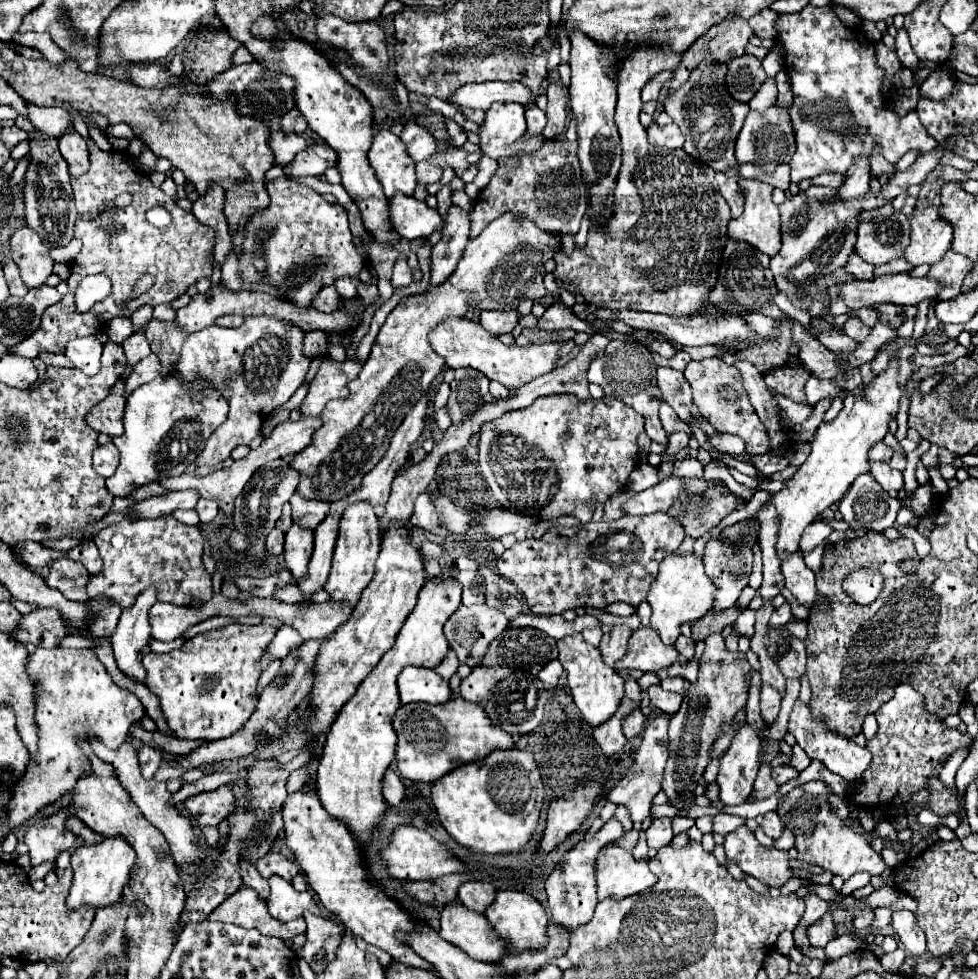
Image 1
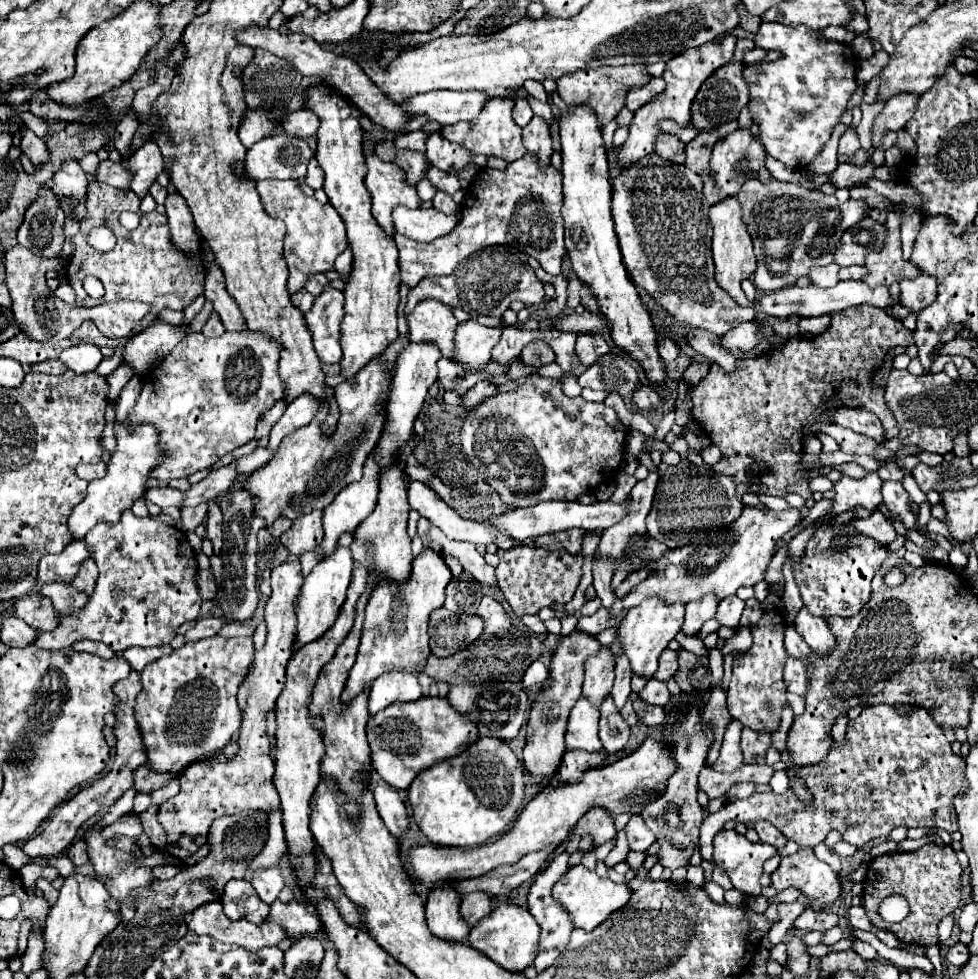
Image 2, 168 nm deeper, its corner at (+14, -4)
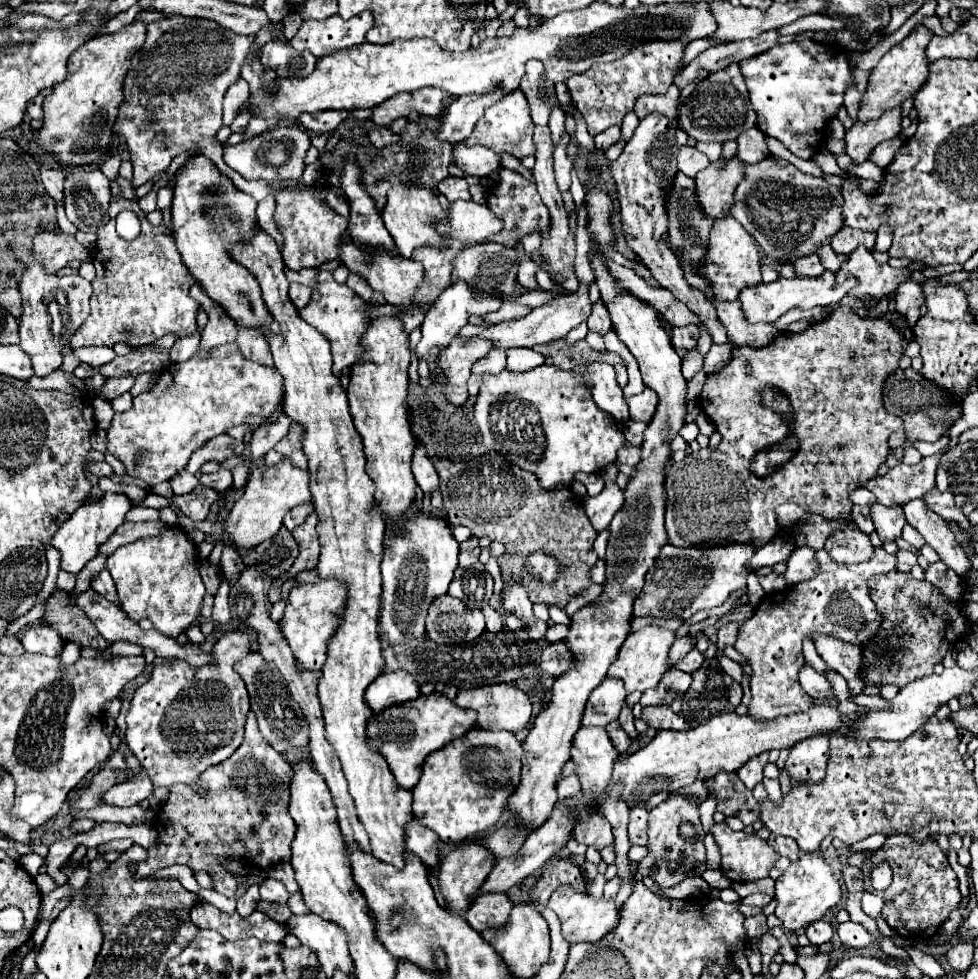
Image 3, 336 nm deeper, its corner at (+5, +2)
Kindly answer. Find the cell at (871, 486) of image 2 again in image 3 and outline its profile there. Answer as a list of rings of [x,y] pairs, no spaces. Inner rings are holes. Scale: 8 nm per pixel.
[[[874,504],[870,506],[874,512],[874,524],[876,524],[876,532],[882,538],[882,542],[892,542],[896,538],[900,538],[902,528],[906,524],[904,512],[900,506],[894,508],[886,508],[882,504]]]

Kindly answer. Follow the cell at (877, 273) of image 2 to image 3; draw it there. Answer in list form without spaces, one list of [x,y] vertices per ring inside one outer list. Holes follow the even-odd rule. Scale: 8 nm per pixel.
[[[858,246],[854,252],[848,254],[848,258],[842,262],[840,270],[836,272],[836,282],[842,284],[848,276],[858,280],[858,286],[848,292],[848,296],[860,300],[860,302],[878,302],[888,292],[894,292],[902,282],[910,278],[910,270],[902,268],[896,270],[890,264],[878,264],[866,248]]]

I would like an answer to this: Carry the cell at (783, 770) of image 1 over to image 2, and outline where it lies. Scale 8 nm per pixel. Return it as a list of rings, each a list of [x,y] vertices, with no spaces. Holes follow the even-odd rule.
[[[739,782],[739,784],[731,786],[729,800],[733,800],[733,798],[747,798],[747,796],[751,796],[755,792],[755,788],[757,788],[757,784],[753,784],[753,782]]]

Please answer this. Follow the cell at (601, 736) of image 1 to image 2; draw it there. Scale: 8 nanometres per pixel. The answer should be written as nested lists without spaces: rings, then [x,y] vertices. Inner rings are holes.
[[[567,750],[563,756],[563,762],[559,766],[561,782],[575,782],[581,780],[581,774],[585,770],[597,768],[607,758],[607,750],[599,752],[585,752],[585,750]]]

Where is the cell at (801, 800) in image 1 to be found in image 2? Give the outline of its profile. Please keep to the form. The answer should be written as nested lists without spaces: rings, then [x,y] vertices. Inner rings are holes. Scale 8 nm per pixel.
[[[801,848],[797,854],[791,854],[791,856],[785,856],[781,858],[781,864],[779,868],[771,874],[771,886],[775,890],[785,890],[789,886],[795,886],[801,890],[801,894],[813,898],[815,910],[821,908],[821,904],[833,904],[841,892],[841,874],[835,872],[829,864],[821,862],[815,854],[813,854],[813,848]]]

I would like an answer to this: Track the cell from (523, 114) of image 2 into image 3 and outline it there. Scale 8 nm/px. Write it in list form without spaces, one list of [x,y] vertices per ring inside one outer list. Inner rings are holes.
[[[530,60],[526,64],[526,74],[522,78],[520,90],[528,98],[534,124],[546,126],[552,106],[558,102],[558,98],[556,98],[554,82],[542,78],[542,74],[544,74],[544,64],[540,60]]]

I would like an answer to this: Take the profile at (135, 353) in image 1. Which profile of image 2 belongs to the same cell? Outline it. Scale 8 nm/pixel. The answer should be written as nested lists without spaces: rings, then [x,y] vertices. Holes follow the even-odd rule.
[[[121,364],[119,368],[115,368],[115,370],[107,376],[107,382],[109,382],[109,386],[111,386],[109,398],[117,398],[119,392],[121,392],[121,388],[133,378],[133,374],[135,374],[135,372],[131,370],[129,364]]]

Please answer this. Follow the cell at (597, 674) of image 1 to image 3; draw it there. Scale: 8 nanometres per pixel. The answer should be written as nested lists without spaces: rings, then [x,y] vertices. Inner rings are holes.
[[[580,728],[574,736],[570,760],[576,764],[574,774],[578,776],[582,790],[592,796],[602,796],[604,788],[612,778],[618,750],[610,744],[604,728]]]

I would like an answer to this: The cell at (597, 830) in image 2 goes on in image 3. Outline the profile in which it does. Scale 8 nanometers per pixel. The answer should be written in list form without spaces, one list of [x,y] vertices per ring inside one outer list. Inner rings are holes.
[[[604,818],[602,820],[590,820],[590,824],[582,824],[582,828],[578,828],[578,832],[574,832],[574,838],[580,844],[594,846],[596,850],[610,846],[614,840],[612,826]]]

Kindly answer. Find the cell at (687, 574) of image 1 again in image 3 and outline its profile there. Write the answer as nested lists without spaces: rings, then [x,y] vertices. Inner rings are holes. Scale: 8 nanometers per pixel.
[[[646,626],[640,632],[630,634],[618,652],[618,658],[610,666],[608,676],[622,680],[626,686],[626,692],[636,692],[636,690],[646,692],[650,688],[656,690],[660,684],[660,678],[666,670],[666,656],[668,656],[672,642],[674,642],[674,632],[662,630],[658,626]]]

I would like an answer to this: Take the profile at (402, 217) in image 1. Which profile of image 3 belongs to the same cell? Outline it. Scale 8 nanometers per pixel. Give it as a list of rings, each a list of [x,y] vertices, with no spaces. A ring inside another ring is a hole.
[[[472,200],[452,202],[450,212],[446,214],[448,220],[438,226],[438,230],[450,238],[462,242],[484,242],[486,238],[498,234],[502,230],[502,220],[492,214],[486,204],[476,204]]]

